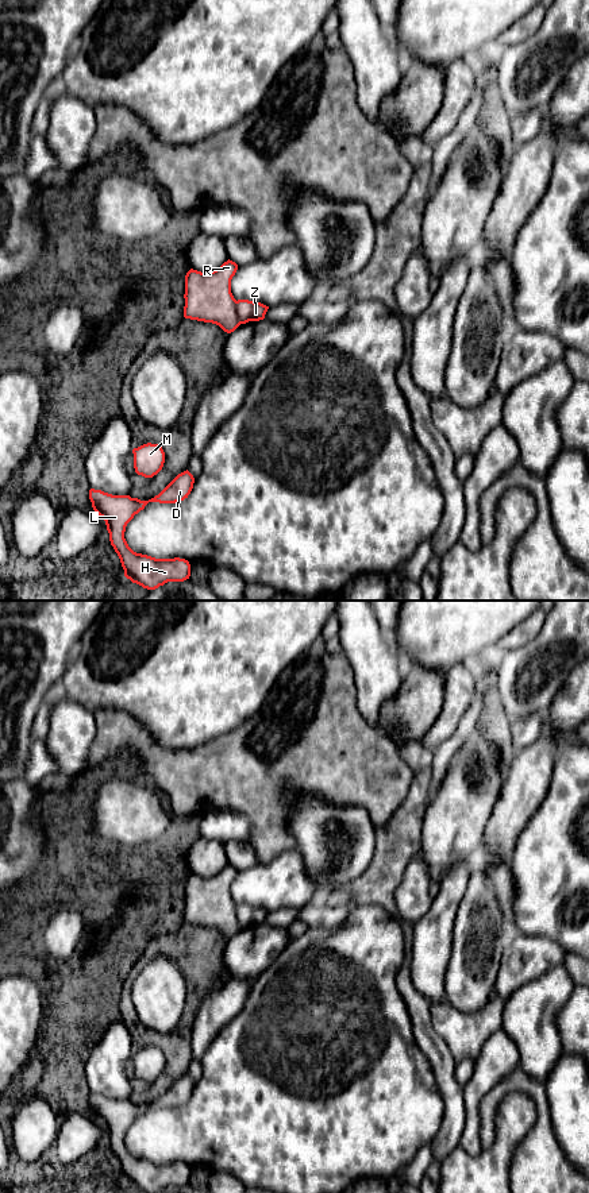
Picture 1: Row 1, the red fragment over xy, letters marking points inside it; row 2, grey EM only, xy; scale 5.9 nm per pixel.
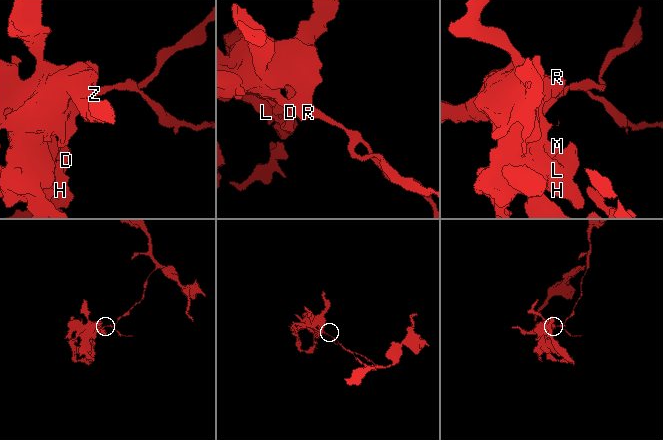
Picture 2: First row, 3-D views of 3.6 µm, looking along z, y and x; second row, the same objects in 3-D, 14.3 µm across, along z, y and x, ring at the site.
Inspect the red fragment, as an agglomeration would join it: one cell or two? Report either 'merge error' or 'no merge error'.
merge error

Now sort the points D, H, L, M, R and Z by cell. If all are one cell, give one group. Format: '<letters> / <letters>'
D H L M R / Z

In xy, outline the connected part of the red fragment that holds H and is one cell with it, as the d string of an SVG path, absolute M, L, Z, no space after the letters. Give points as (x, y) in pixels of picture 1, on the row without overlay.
M186 1074L178 1078L158 1100L149 1105L130 1100L112 1100L101 1094L89 1094L93 1115L104 1123L109 1146L118 1158L124 1181L143 1193L158 1193L168 1186L184 1186L190 1181L190 1169L185 1163L155 1163L134 1157L126 1143L127 1128L149 1107L176 1108L190 1099L195 1082Z

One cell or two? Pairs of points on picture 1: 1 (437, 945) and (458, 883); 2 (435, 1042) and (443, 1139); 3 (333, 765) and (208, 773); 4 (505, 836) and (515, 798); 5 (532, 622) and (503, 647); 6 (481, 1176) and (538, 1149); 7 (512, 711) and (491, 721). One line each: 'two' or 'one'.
1: one
2: one
3: one
4: one
5: one
6: two
7: two

